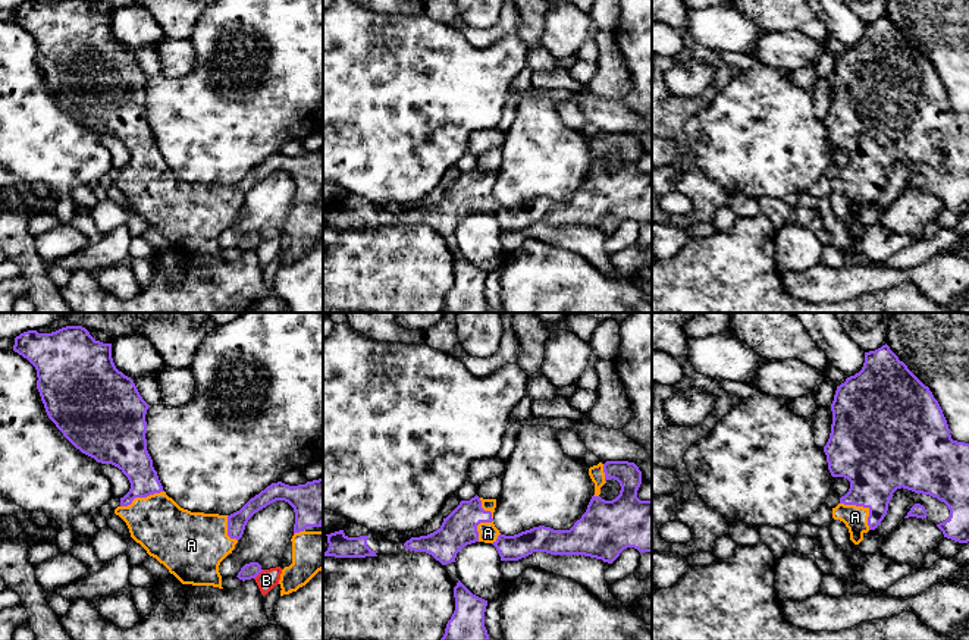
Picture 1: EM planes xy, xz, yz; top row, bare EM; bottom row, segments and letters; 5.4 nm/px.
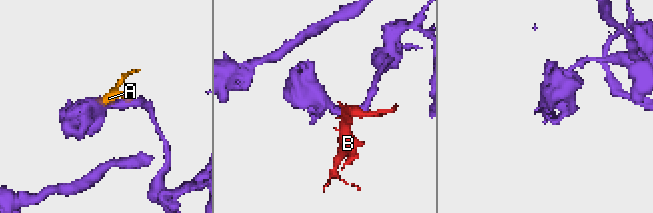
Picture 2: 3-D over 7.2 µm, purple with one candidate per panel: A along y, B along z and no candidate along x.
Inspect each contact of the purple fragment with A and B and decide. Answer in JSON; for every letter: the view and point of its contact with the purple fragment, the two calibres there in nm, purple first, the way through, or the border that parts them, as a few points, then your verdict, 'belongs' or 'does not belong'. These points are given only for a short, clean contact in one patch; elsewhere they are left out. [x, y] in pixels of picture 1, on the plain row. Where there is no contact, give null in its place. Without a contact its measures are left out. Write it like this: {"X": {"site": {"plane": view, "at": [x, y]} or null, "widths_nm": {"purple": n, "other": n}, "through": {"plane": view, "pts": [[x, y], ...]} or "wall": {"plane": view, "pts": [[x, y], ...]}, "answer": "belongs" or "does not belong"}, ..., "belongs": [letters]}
{"A": {"site": {"plane": "xz", "at": [489, 193]}, "widths_nm": {"purple": 190, "other": 110}, "answer": "belongs"}, "B": {"site": {"plane": "xy", "at": [259, 244]}, "widths_nm": {"purple": 90, "other": 110}, "answer": "does not belong"}, "belongs": ["A"]}

